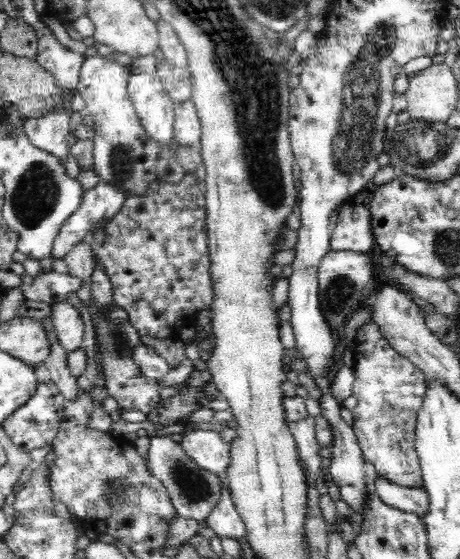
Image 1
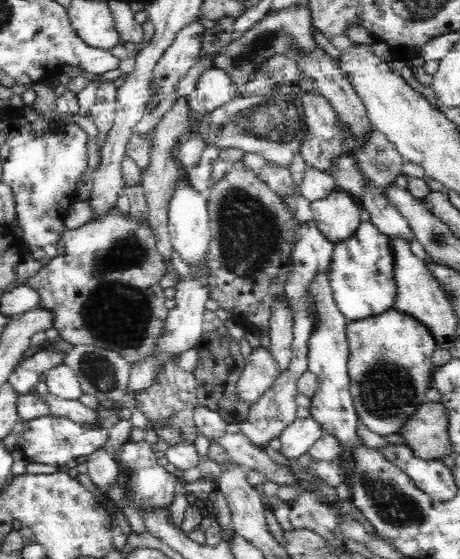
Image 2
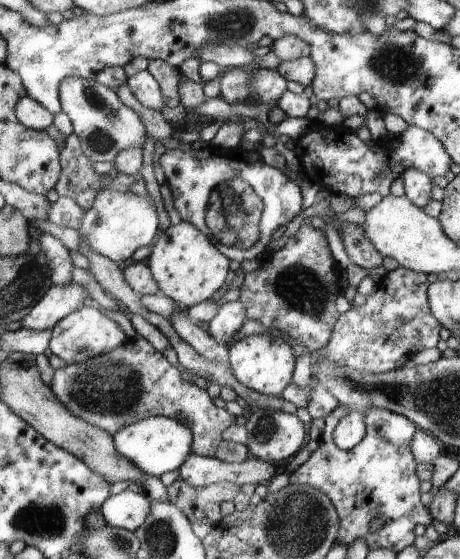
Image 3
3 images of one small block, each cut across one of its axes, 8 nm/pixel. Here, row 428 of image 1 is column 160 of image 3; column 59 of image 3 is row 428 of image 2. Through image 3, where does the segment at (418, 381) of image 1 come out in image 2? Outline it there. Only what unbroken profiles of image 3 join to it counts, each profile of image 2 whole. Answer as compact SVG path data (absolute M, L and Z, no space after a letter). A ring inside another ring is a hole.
M392 307L367 319L348 321L348 376L350 392L359 422L380 436L398 433L404 420L414 412L419 404L428 401L425 392L432 387L433 370L432 353L437 349L436 339L430 329L418 319Z

